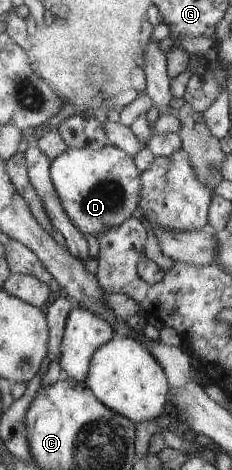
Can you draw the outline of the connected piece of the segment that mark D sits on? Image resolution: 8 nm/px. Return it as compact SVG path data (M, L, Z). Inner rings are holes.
M105 144L101 150L69 147L50 165L51 183L63 210L79 231L94 237L105 228L119 226L138 214L142 186L140 177L134 158L111 144Z

